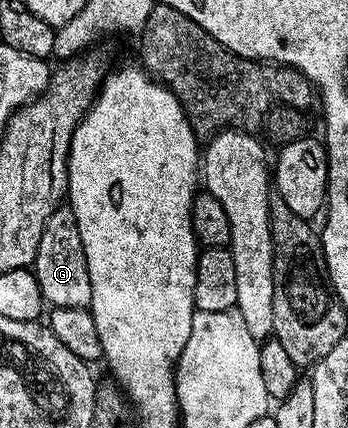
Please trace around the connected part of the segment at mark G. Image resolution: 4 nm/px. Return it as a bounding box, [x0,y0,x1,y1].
[32,206,92,308]

